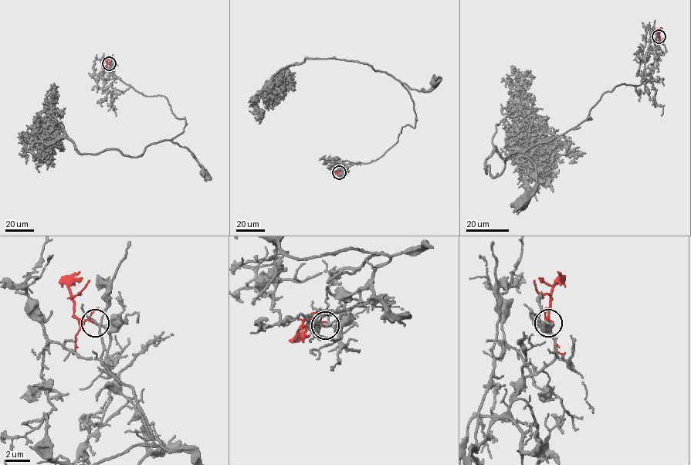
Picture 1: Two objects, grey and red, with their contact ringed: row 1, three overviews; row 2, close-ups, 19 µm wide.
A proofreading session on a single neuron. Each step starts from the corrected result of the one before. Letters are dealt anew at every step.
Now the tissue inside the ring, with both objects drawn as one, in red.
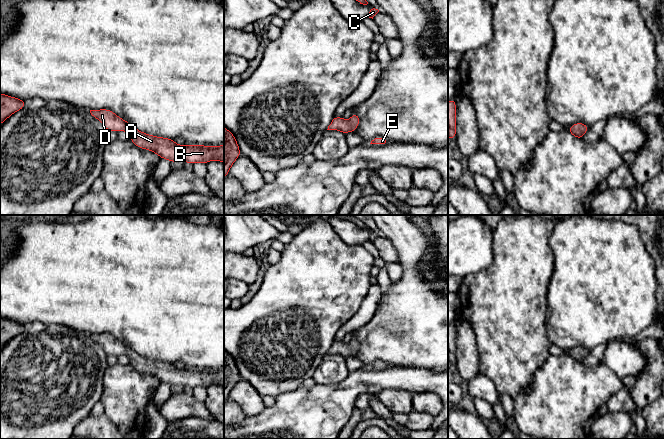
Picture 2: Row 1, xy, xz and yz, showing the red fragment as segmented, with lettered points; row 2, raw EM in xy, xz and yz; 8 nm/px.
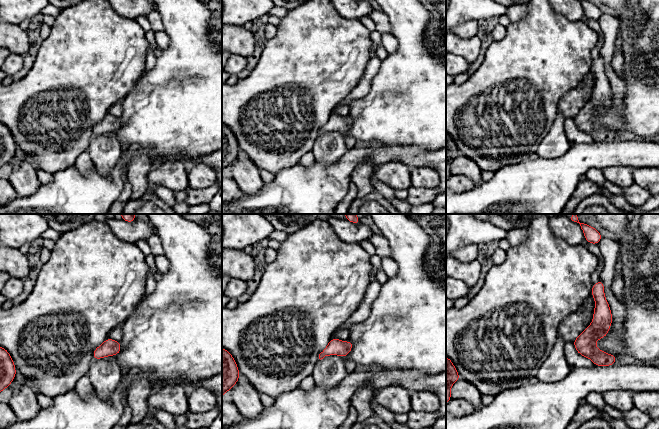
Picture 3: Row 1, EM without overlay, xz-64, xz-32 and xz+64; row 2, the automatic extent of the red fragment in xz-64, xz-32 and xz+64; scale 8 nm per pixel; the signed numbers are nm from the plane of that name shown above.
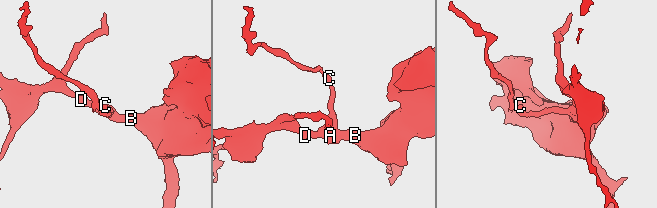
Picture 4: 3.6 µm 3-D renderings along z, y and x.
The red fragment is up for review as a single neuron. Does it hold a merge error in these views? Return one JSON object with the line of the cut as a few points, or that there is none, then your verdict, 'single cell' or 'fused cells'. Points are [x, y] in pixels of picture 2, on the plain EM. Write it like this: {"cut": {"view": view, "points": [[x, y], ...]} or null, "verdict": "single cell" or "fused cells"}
{"cut": null, "verdict": "single cell"}

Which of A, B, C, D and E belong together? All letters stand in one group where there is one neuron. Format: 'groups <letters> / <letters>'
groups A B C D E

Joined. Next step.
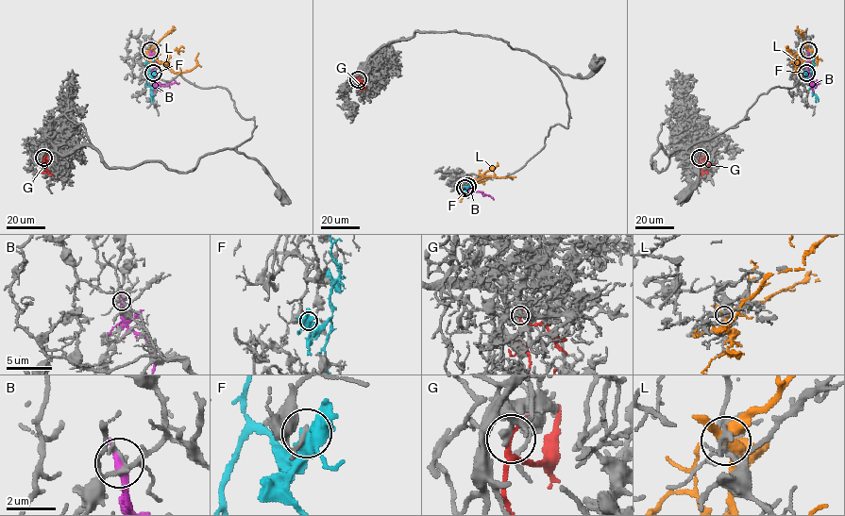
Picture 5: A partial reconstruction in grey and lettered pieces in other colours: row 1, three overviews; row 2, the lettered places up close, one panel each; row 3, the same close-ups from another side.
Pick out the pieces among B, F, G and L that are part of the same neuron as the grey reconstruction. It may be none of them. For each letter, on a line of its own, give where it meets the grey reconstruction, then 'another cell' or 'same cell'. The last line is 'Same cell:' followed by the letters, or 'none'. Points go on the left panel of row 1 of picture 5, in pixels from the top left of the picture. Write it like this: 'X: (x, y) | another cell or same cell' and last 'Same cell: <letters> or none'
B: (150, 50) | another cell
F: (153, 73) | another cell
G: (43, 158) | another cell
L: (150, 50) | another cell
Same cell: none

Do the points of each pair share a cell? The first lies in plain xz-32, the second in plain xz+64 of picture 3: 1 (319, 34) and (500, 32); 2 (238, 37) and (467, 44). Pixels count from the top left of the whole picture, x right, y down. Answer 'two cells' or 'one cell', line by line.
1: two cells
2: one cell

